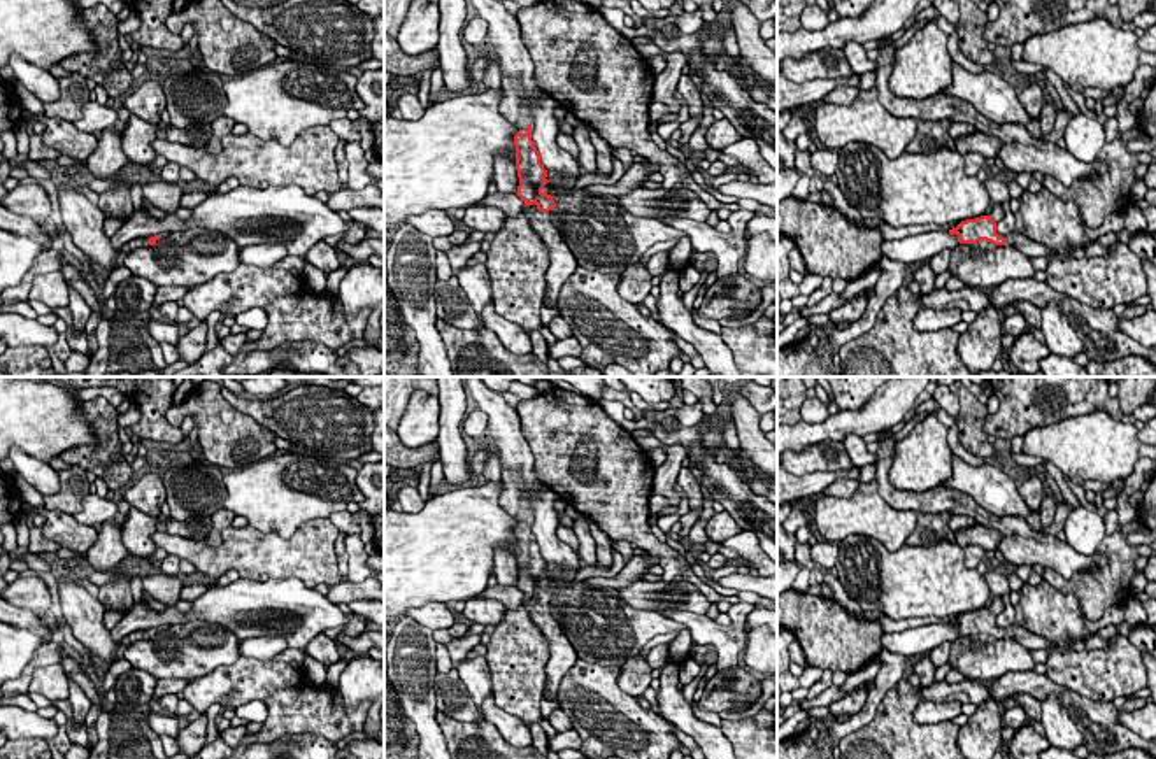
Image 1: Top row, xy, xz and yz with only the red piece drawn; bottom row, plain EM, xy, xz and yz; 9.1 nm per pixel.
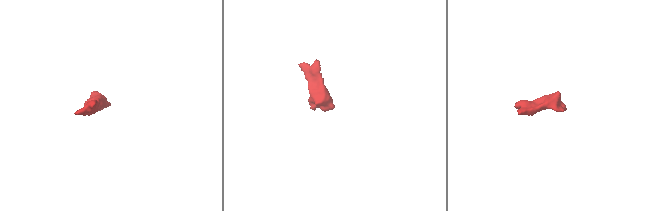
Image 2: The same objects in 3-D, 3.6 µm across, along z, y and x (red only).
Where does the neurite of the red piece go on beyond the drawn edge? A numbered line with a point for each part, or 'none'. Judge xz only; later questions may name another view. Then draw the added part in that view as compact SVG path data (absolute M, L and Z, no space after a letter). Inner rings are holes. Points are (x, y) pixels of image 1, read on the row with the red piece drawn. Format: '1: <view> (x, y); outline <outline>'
1: xz (511, 109); outline M502 72L503 98L500 102L500 114L512 123L519 133L526 133L530 124L530 114L523 109L523 98L526 96L519 79L509 77Z
2: xz (562, 262); outline M533 205L526 210L532 228L542 238L549 251L549 268L546 272L546 307L558 307L560 289L565 280L575 272L577 259L558 228L553 224L549 212L542 212Z

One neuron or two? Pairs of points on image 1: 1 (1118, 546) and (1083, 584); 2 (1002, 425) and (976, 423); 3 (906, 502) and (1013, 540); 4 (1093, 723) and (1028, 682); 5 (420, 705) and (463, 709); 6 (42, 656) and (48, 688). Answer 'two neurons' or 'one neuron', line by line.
1: one neuron
2: two neurons
3: one neuron
4: one neuron
5: two neurons
6: two neurons

